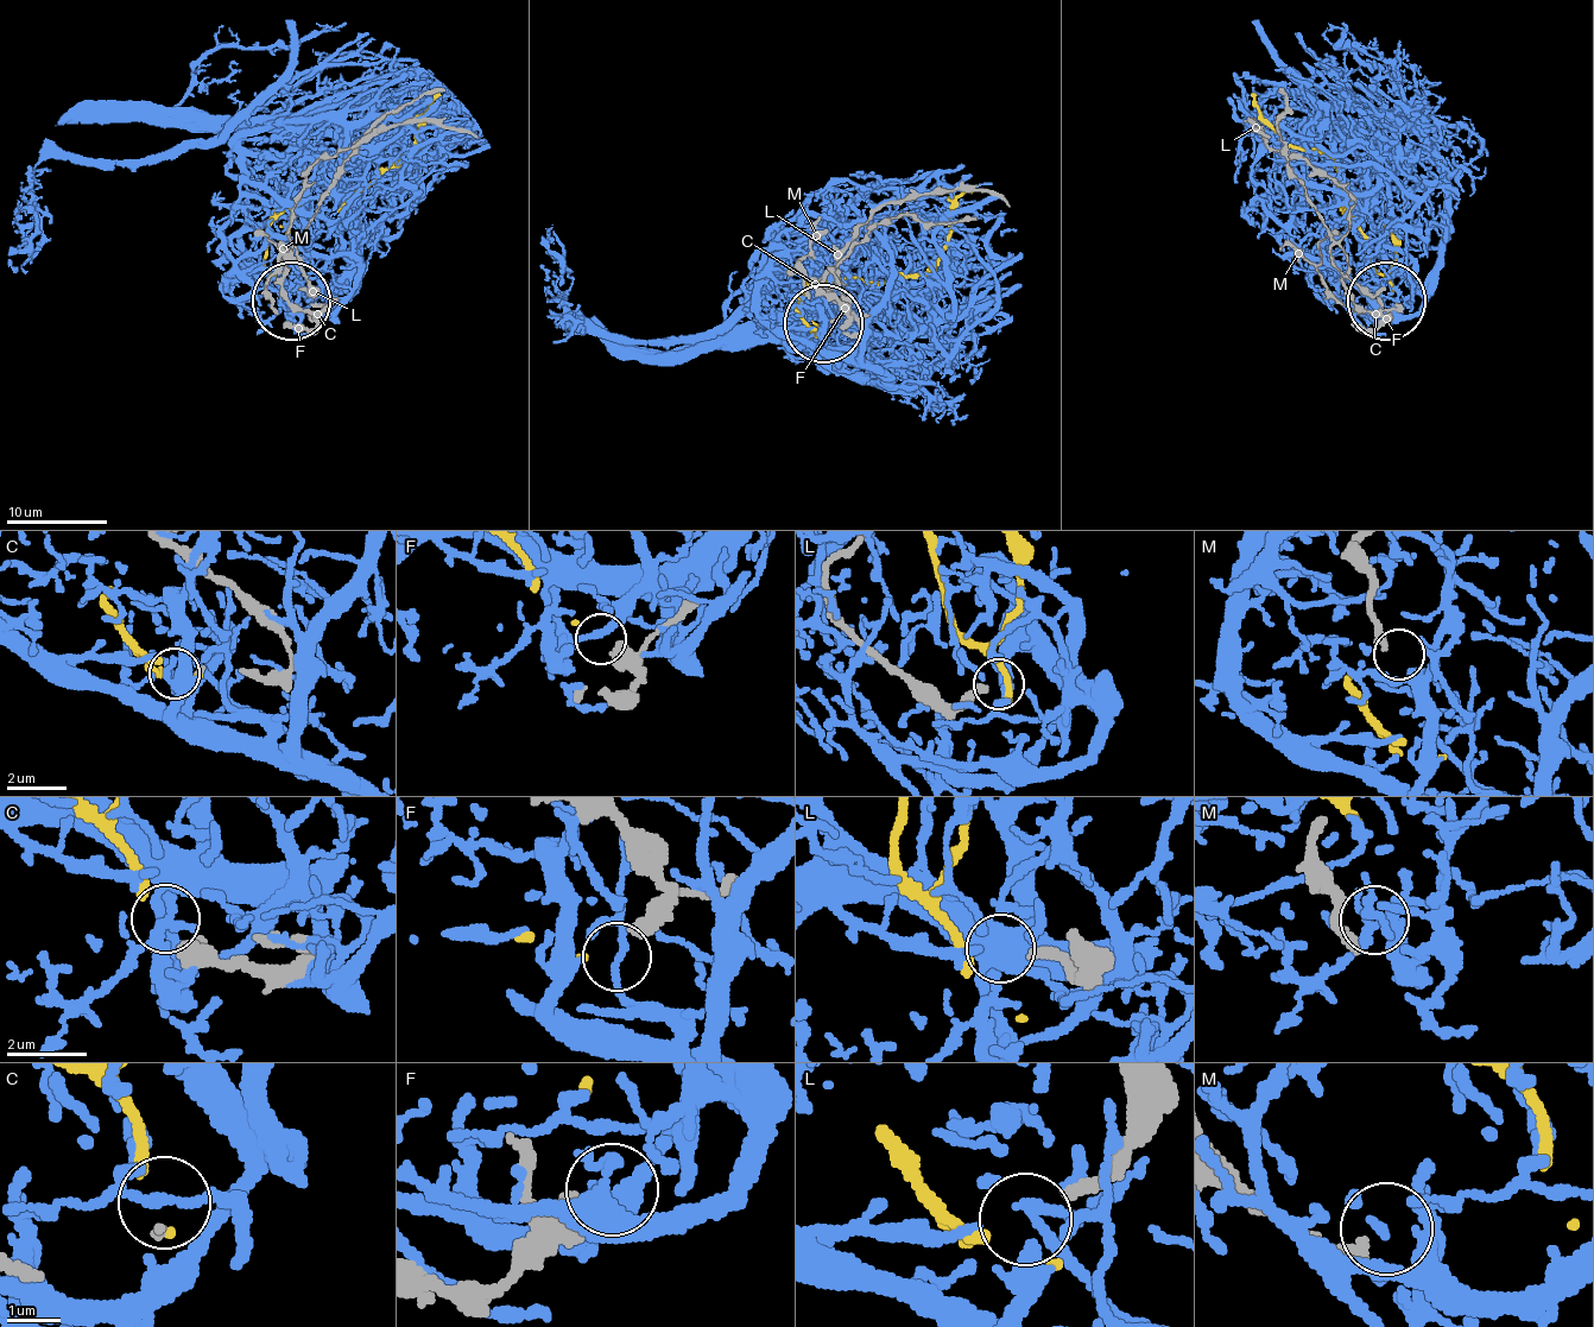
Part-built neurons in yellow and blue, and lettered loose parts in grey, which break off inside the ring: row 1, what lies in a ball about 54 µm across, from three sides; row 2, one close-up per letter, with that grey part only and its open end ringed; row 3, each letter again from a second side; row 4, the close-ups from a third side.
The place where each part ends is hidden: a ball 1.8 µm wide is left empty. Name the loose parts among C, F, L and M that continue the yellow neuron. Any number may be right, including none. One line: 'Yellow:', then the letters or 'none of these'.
Yellow: F

